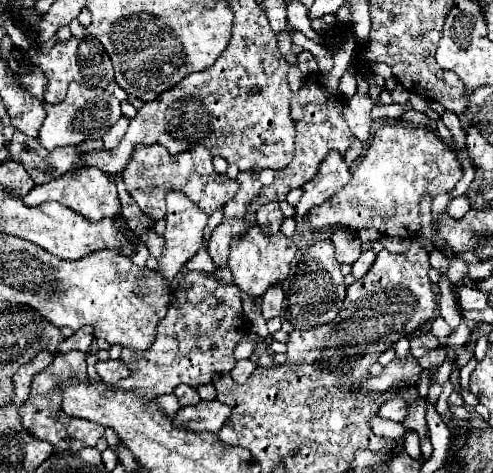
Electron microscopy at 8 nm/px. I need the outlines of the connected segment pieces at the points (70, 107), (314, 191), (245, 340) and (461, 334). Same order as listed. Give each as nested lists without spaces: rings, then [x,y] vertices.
[[[78,83],[68,85],[68,93],[64,101],[60,103],[44,103],[46,107],[46,119],[40,129],[38,141],[46,151],[52,151],[56,147],[64,145],[80,145],[88,139],[102,139],[104,133],[118,121],[120,113],[120,101],[106,89],[90,89]]]
[[[328,151],[326,159],[320,163],[318,173],[304,185],[304,195],[296,205],[296,219],[302,219],[304,213],[312,205],[320,205],[320,201],[326,201],[332,197],[332,193],[340,191],[350,181],[350,167],[346,165],[344,157],[338,151]]]
[[[244,335],[244,337],[240,339],[240,343],[238,343],[236,349],[234,349],[234,359],[236,359],[236,361],[248,359],[248,357],[254,353],[254,341],[252,341],[252,337],[256,337],[256,335]]]
[[[462,322],[455,330],[451,331],[447,337],[448,345],[444,350],[448,348],[453,348],[455,351],[462,349],[470,336],[470,332],[468,325]]]

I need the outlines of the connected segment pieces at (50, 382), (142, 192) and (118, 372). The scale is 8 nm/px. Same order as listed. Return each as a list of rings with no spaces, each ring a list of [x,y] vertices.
[[[82,351],[58,353],[54,357],[54,361],[32,379],[30,395],[24,401],[24,405],[20,407],[22,425],[34,437],[52,443],[54,445],[54,453],[80,451],[84,447],[96,447],[96,441],[104,435],[104,427],[100,423],[92,423],[92,421],[86,421],[86,419],[78,419],[78,417],[68,417],[66,413],[62,413],[60,401],[64,397],[66,387],[70,385],[68,383],[70,377],[74,377],[80,383],[86,383],[86,379],[88,379],[88,375],[86,375],[86,353],[82,353]]]
[[[142,145],[140,149],[136,149],[136,153],[132,153],[132,161],[124,169],[122,179],[126,183],[126,191],[138,203],[140,211],[152,217],[154,221],[164,217],[166,213],[164,197],[172,189],[184,191],[208,215],[212,215],[214,209],[230,201],[238,189],[236,181],[228,179],[226,175],[218,175],[214,171],[212,155],[208,153],[208,149],[204,149],[204,145],[198,145],[196,153],[184,151],[178,155],[170,155],[162,145]]]
[[[108,359],[104,363],[98,361],[96,371],[102,377],[102,381],[108,383],[108,385],[114,385],[116,381],[120,381],[120,379],[124,379],[128,375],[128,367],[120,359]]]

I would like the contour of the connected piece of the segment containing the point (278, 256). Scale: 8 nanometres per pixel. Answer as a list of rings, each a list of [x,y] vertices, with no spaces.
[[[254,223],[246,233],[242,233],[236,239],[232,239],[228,269],[232,271],[240,291],[244,291],[250,297],[258,297],[258,295],[264,295],[270,285],[282,283],[288,277],[294,257],[296,257],[294,241],[290,241],[280,231],[274,233],[274,235],[264,235],[260,225]]]

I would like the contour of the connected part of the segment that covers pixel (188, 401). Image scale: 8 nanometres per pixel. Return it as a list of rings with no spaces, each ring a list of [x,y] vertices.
[[[178,385],[178,387],[174,389],[174,395],[178,397],[180,405],[196,405],[196,403],[200,401],[196,389],[194,389],[194,387],[188,387],[188,385]]]

